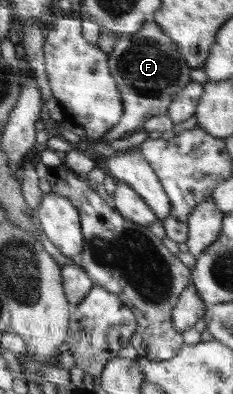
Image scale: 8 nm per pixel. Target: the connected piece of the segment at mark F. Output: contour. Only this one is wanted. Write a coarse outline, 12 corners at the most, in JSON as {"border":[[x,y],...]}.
{"border":[[154,22],[118,34],[108,65],[125,112],[102,139],[164,115],[192,81]]}

